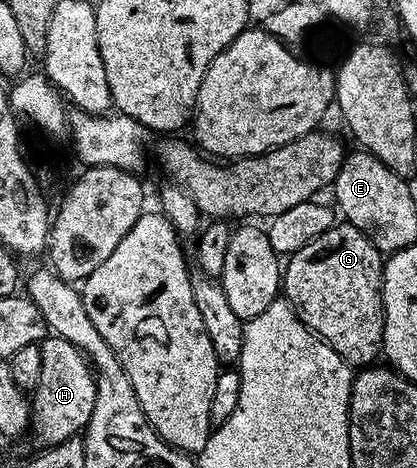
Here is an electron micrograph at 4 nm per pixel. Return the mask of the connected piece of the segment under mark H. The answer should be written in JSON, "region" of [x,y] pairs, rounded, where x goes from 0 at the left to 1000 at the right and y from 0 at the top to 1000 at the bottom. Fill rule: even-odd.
{"region":[[[115,720],[96,733],[101,754],[101,814],[91,814],[74,846],[77,900],[72,917],[86,925],[98,957],[134,955],[189,932],[225,882],[230,803],[201,756],[168,729]]]}

